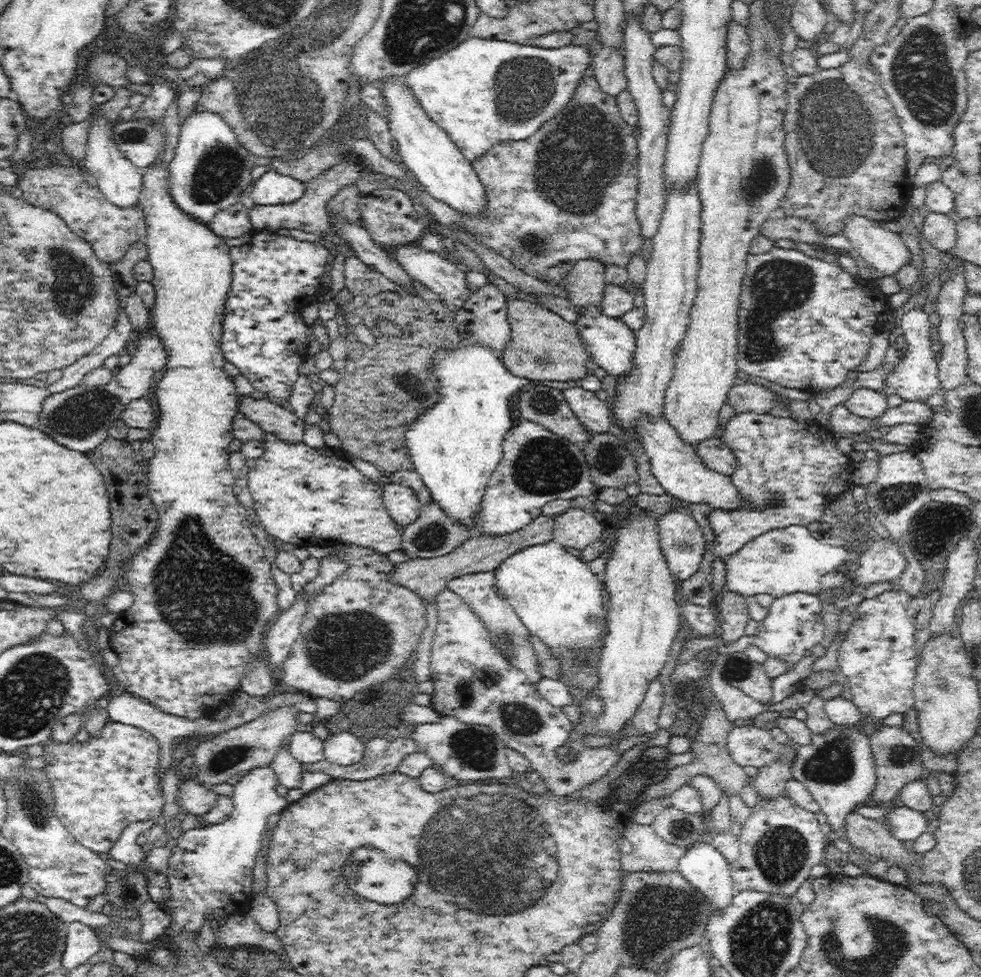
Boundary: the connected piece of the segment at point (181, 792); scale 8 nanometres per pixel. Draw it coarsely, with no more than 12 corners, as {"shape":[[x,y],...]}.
{"shape":[[182,778],[176,798],[183,814],[198,818],[217,802],[216,792]]}

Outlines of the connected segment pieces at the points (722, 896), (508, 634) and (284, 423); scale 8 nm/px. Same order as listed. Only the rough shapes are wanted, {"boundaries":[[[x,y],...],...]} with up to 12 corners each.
{"boundaries":[[[711,842],[689,846],[677,869],[722,912],[735,890]],[[495,570],[450,580],[494,645],[530,681],[542,678],[528,629],[498,593]],[[244,396],[238,410],[290,444],[303,442],[304,419],[267,398]]]}

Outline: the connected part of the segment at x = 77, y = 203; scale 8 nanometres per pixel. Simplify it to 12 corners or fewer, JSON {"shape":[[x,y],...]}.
{"shape":[[84,168],[27,169],[26,202],[105,263],[146,239],[140,204],[112,204]]}

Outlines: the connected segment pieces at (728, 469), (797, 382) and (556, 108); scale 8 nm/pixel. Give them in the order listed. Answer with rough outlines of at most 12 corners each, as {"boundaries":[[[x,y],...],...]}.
{"boundaries":[[[722,437],[696,444],[710,470],[726,476],[736,472],[737,458]],[[749,254],[737,368],[811,395],[884,330],[839,263]],[[474,37],[404,78],[472,162],[572,100],[589,46]]]}

